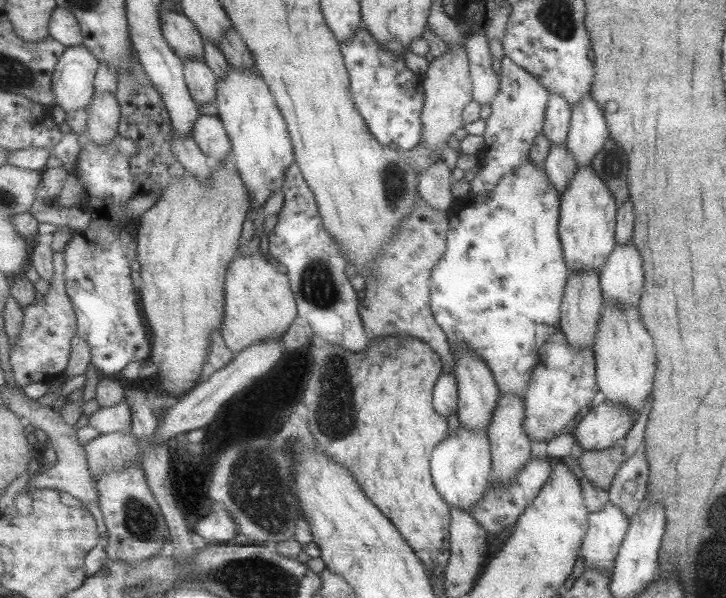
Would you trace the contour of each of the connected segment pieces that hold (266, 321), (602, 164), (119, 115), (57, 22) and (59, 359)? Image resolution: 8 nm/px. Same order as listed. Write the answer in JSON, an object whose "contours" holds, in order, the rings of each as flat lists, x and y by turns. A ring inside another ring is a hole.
{"contours":[[[258,250,250,256,238,254,231,264,227,276,227,320,222,331,235,353,271,338,282,338,298,320,299,300,291,276,281,266,270,263,269,259]],[[609,138,605,142,602,150,591,164,594,172,606,183,608,190,611,190,618,207,629,200,627,172,630,168,628,158,614,138]],[[107,92,99,94,94,102,88,106,91,119,89,122,89,134,96,144,110,144,119,134,123,120,123,110,117,94]],[[58,7,51,20,51,36,70,46,85,45,80,19,69,8]],[[67,249,55,251,57,275,48,295,25,309,25,323,19,342,11,345,10,361,16,384,25,388,34,382,50,382,67,374,73,342,79,334,79,314,69,293]]]}

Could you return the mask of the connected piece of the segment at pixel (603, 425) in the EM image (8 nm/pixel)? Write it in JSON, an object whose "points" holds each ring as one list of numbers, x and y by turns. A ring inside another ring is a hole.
{"points":[[604,402,580,416,569,432,584,451,604,450,626,438,637,418,638,413,622,405]]}

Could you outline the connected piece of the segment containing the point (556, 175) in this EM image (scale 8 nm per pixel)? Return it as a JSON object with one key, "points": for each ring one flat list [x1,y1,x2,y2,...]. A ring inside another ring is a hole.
{"points":[[552,144,545,163,545,174,555,191,562,196,577,171,573,154,565,144]]}

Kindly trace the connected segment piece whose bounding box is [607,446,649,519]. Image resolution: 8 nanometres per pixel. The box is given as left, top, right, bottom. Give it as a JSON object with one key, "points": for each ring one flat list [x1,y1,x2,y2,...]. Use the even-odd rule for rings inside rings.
{"points":[[642,446,618,469,611,487,607,490,609,502,616,505,626,518,633,518,640,511,647,496,648,479,649,468,645,459,645,448]]}

